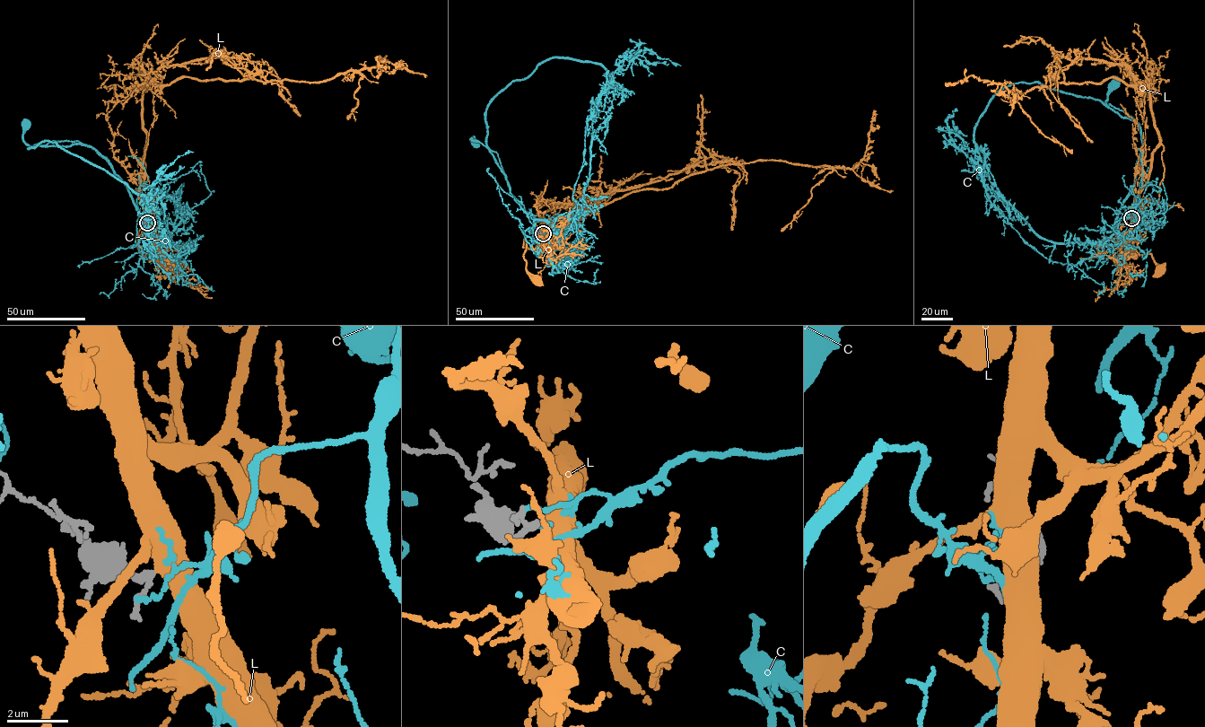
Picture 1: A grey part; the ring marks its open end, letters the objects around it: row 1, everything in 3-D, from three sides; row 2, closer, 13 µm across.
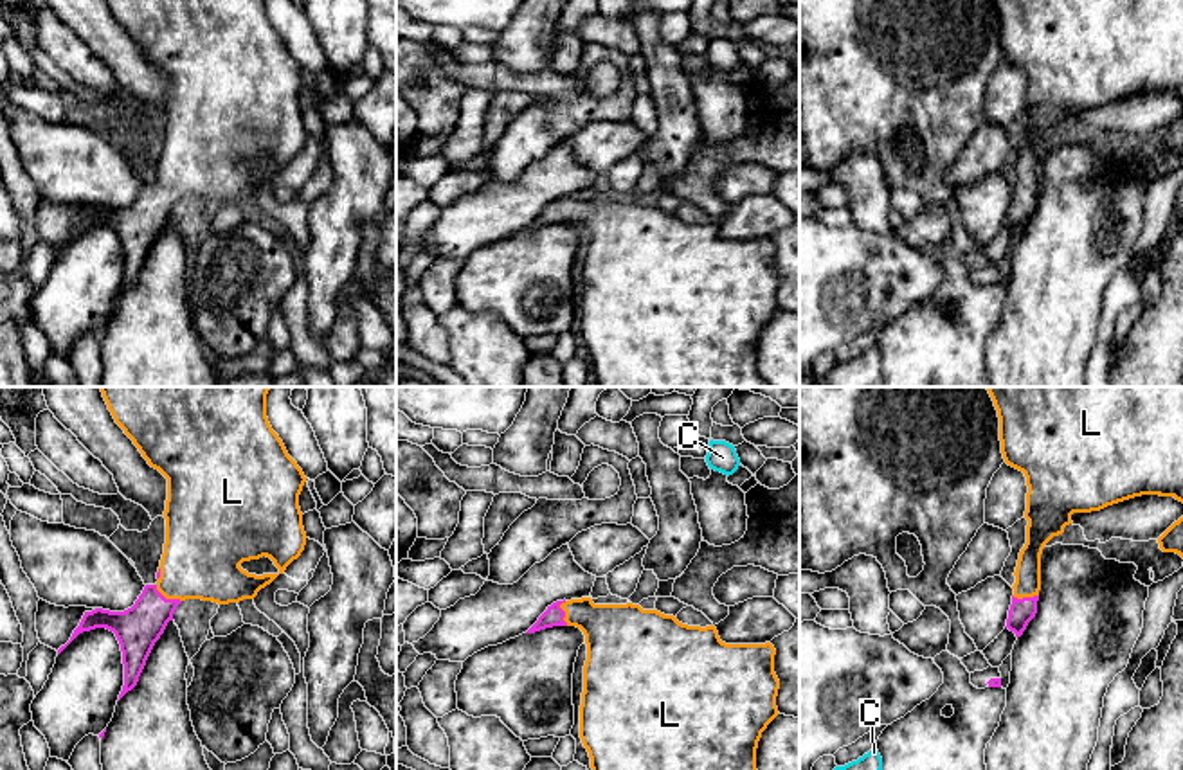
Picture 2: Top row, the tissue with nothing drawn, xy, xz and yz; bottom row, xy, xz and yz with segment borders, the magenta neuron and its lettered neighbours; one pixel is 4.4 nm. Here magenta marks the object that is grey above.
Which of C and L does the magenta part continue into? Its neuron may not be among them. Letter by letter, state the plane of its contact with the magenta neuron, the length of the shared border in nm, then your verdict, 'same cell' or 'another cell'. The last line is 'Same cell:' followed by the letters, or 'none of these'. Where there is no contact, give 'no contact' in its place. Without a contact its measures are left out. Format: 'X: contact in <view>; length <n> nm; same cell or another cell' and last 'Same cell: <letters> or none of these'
C: no contact; another cell
L: contact in xy; length 140 nm; same cell
Same cell: L

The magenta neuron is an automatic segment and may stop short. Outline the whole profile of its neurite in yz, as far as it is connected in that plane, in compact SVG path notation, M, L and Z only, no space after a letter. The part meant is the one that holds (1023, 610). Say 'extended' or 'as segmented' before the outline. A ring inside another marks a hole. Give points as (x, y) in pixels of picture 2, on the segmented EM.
extended; M987 387L999 417L1001 453L1026 477L1026 543L1019 552L1007 626L1021 637L1037 613L1041 554L1044 545L1073 524L1073 513L1100 511L1142 497L1174 497L1183 502L1183 387Z

